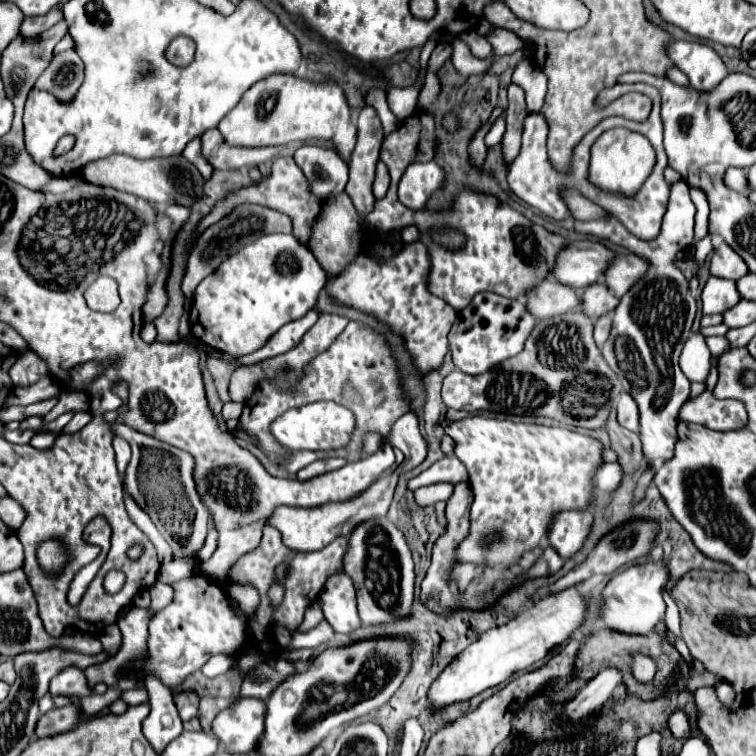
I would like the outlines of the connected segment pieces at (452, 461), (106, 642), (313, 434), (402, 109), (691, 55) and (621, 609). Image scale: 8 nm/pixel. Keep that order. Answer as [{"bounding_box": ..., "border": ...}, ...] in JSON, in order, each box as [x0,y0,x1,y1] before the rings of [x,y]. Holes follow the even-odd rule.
[{"bounding_box":[409,454,467,490],"border":[[[453,454],[437,460],[431,468],[409,480],[409,490],[437,484],[437,482],[449,482],[449,484],[459,484],[467,482],[467,468],[464,464],[459,464],[459,459]]]},{"bounding_box":[100,623,121,656],"border":[[[116,623],[111,625],[111,630],[102,633],[100,636],[101,644],[103,644],[103,650],[107,652],[107,656],[115,656],[119,646],[121,646],[121,632]]]},{"bounding_box":[271,402,355,452],"border":[[[313,402],[307,406],[291,408],[283,416],[279,416],[271,426],[275,438],[291,452],[295,450],[335,450],[343,448],[353,432],[355,416],[347,408],[335,402]],[[275,426],[275,428],[273,428]]]},{"bounding_box":[387,84,419,122],"border":[[[417,84],[413,88],[387,88],[387,104],[399,122],[415,112],[417,96],[419,96]]]},{"bounding_box":[665,40,727,92],"border":[[[671,40],[665,46],[665,52],[675,68],[679,68],[689,78],[689,84],[695,90],[709,92],[727,76],[727,66],[707,44]]]},{"bounding_box":[599,562,669,636],"border":[[[663,562],[649,564],[649,566],[637,564],[637,566],[631,566],[627,570],[615,574],[601,592],[603,604],[599,610],[599,620],[615,632],[647,636],[649,632],[653,632],[655,624],[665,614],[665,602],[661,598],[661,586],[665,586],[667,580],[669,580],[669,574],[667,574],[667,568]]]}]

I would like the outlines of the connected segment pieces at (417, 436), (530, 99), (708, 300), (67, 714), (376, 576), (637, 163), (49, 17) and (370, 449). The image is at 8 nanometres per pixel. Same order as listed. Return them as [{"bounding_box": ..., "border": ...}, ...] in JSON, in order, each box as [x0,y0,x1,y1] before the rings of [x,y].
[{"bounding_box":[389,412,427,470],"border":[[[413,412],[403,414],[393,426],[389,444],[393,448],[399,448],[405,454],[405,460],[401,462],[401,470],[413,470],[419,466],[427,456],[427,444],[419,432],[419,422]]]},{"bounding_box":[513,60,547,112],"border":[[[523,60],[513,72],[513,84],[521,86],[527,96],[528,112],[539,112],[547,94],[547,78],[533,62]]]},{"bounding_box":[701,276,739,314],"border":[[[709,276],[705,282],[701,300],[703,300],[703,314],[721,314],[727,308],[735,306],[739,302],[739,292],[735,288],[733,280],[723,280]]]},{"bounding_box":[35,704,81,738],"border":[[[69,704],[62,708],[53,708],[51,712],[43,714],[37,722],[37,728],[35,728],[35,734],[39,738],[47,738],[47,736],[57,736],[75,728],[77,722],[81,718],[81,712],[75,704]]]},{"bounding_box":[343,518,413,624],"border":[[[371,518],[357,524],[355,532],[349,536],[349,546],[343,556],[345,574],[351,576],[357,590],[359,618],[365,624],[391,622],[395,618],[407,616],[413,604],[413,558],[405,542],[403,532],[389,518]]]},{"bounding_box":[589,128,655,198],"border":[[[611,128],[603,132],[591,146],[589,182],[595,184],[599,190],[633,198],[633,190],[641,188],[641,184],[653,170],[653,164],[655,164],[655,152],[645,136],[625,128]]]},{"bounding_box":[19,10,63,38],"border":[[[51,10],[49,14],[39,16],[39,18],[25,18],[19,34],[21,34],[23,38],[35,38],[35,36],[39,36],[39,32],[51,28],[51,26],[57,24],[61,18],[63,18],[63,14],[61,14],[59,10]]]},{"bounding_box":[361,432,383,458],"border":[[[367,432],[367,436],[363,438],[363,448],[361,448],[361,458],[371,456],[373,452],[377,452],[377,448],[383,444],[383,438],[377,436],[377,432]]]}]

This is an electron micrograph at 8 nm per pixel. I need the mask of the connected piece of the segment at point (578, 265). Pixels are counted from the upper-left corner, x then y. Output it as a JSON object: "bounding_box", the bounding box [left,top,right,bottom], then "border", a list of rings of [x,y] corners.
{"bounding_box":[551,242,615,292],"border":[[[569,242],[567,248],[559,252],[559,260],[555,260],[555,272],[551,274],[557,278],[557,282],[567,284],[579,292],[589,284],[601,280],[605,268],[613,258],[615,254],[599,242]]]}

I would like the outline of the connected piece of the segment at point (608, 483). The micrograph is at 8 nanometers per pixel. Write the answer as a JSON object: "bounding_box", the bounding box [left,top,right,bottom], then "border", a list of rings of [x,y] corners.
{"bounding_box":[595,464,623,492],"border":[[[603,464],[603,468],[599,468],[599,472],[595,472],[595,488],[603,490],[603,492],[611,492],[615,490],[623,480],[623,472],[619,470],[619,464]]]}

